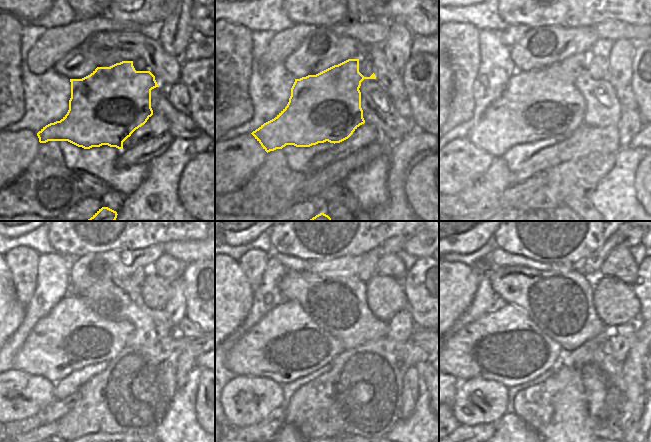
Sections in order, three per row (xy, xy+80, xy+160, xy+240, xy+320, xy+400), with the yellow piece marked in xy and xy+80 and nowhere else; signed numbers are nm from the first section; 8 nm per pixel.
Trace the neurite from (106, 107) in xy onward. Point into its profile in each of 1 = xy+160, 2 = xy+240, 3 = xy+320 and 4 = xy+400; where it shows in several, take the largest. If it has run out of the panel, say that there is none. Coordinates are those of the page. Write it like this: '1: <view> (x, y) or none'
1: xy+160 (542, 104)
2: xy+240 (70, 337)
3: xy+320 (286, 344)
4: xy+400 (504, 345)

